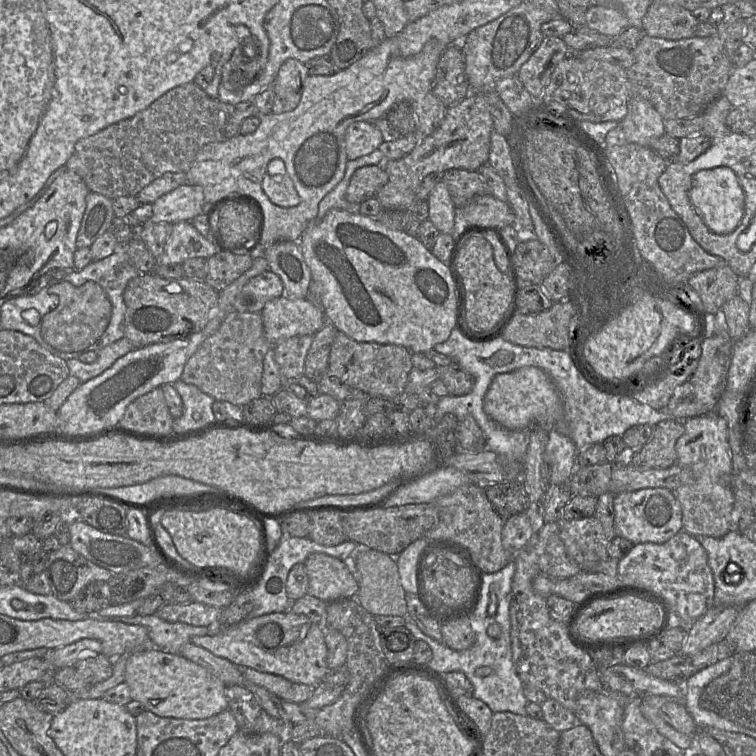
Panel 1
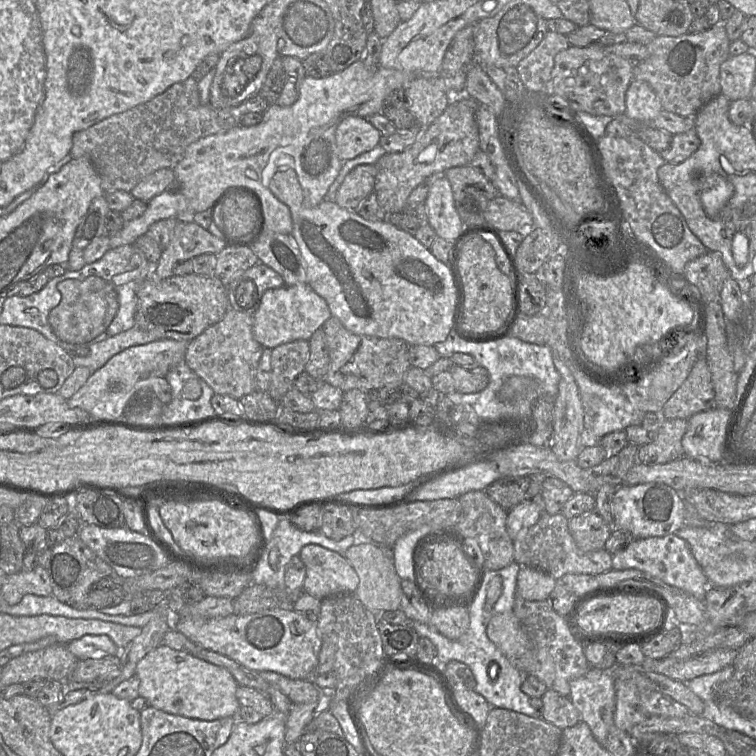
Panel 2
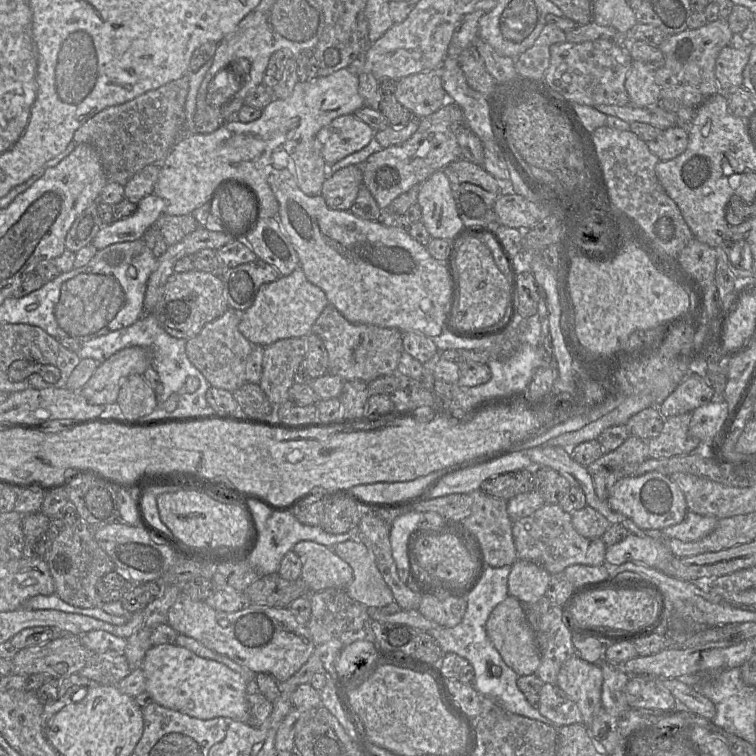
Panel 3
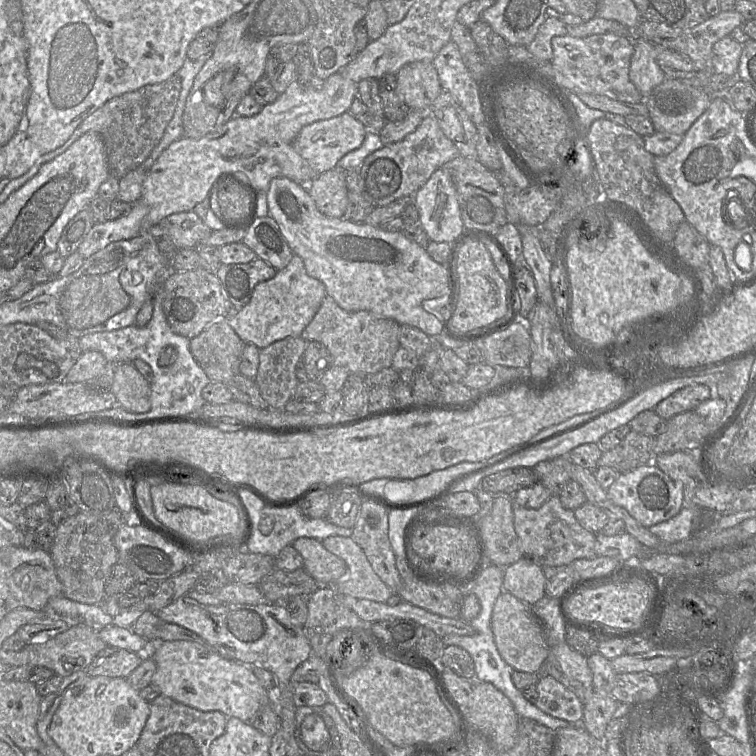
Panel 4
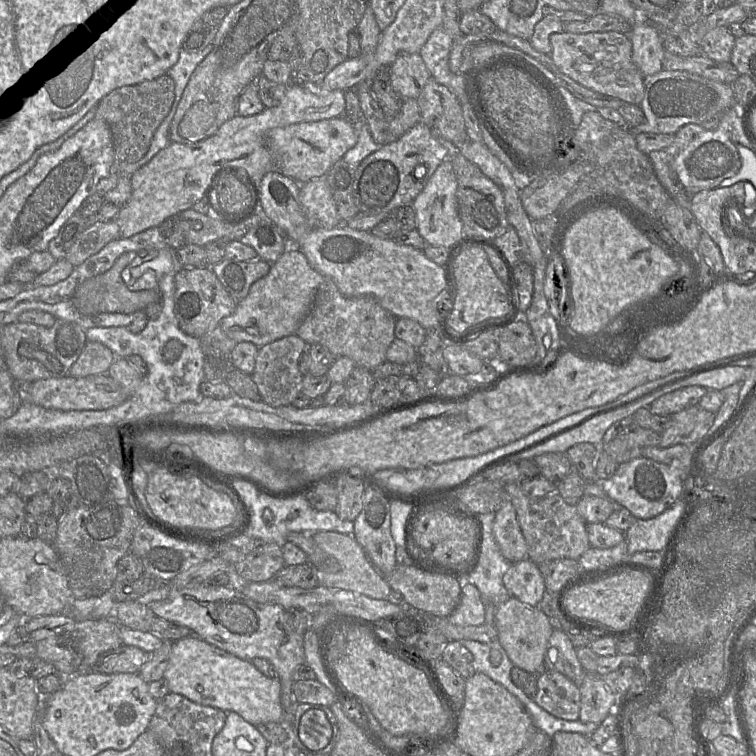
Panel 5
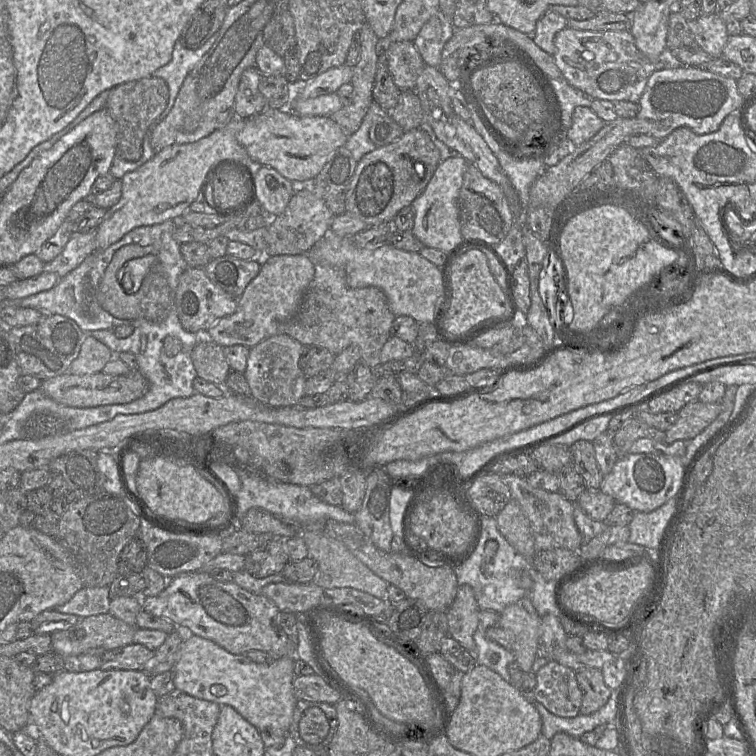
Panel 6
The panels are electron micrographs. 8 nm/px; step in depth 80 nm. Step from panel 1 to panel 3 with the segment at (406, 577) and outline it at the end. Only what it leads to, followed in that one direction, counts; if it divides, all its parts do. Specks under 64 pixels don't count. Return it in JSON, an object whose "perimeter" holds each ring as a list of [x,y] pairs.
{"perimeter":[[[407,511],[399,515],[390,525],[390,543],[392,556],[396,563],[397,569],[408,570],[410,575],[410,567],[407,549],[410,540],[415,534],[429,528],[421,528],[424,522],[423,513],[417,511]]]}

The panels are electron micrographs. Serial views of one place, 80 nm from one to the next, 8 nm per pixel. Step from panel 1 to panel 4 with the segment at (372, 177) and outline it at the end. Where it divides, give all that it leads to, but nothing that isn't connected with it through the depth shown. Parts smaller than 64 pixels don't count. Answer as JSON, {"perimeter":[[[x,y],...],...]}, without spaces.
{"perimeter":[[[334,168],[319,174],[306,187],[318,210],[332,218],[343,218],[347,204],[346,171]]]}

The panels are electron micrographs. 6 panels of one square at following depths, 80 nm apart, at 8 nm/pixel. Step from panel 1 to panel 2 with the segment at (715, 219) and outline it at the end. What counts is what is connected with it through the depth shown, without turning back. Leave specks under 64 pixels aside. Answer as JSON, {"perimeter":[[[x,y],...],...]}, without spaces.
{"perimeter":[[[719,174],[706,177],[700,194],[705,213],[709,217],[718,217],[734,193],[733,185]]]}

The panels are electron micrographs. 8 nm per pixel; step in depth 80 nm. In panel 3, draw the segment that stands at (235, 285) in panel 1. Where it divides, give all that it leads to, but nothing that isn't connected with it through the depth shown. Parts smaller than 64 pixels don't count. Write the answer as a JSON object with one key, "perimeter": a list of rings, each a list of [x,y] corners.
{"perimeter":[[[139,346],[125,348],[99,364],[80,392],[90,404],[114,405],[123,381],[133,374],[143,375],[150,366],[148,350]]]}

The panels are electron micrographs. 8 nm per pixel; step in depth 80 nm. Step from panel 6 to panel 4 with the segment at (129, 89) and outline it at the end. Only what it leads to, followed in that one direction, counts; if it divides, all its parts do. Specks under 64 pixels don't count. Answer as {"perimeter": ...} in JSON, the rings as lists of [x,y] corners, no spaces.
{"perimeter":[[[175,74],[161,83],[145,85],[113,97],[84,119],[79,131],[81,134],[95,131],[101,135],[107,152],[110,175],[121,179],[146,160],[162,139],[174,115],[181,88],[182,80]]]}

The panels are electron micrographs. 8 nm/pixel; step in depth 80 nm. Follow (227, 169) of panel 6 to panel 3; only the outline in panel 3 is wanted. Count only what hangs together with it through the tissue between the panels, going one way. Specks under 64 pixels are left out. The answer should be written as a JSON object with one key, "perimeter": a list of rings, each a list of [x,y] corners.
{"perimeter":[[[226,184],[211,198],[211,213],[235,233],[247,232],[258,220],[258,204],[254,194],[236,184]]]}

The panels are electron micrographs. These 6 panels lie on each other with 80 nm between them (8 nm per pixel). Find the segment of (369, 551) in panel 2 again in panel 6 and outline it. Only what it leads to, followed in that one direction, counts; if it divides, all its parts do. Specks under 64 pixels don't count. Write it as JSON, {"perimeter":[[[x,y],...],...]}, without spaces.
{"perimeter":[[[302,531],[301,536],[308,549],[308,557],[318,563],[318,575],[315,583],[323,588],[354,588],[366,592],[376,598],[386,599],[388,583],[373,573],[341,542],[322,533]]]}

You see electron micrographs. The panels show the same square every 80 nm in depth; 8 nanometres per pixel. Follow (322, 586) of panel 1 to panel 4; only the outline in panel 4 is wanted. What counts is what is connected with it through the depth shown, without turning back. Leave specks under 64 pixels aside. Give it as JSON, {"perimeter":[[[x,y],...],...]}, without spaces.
{"perimeter":[[[301,537],[292,545],[304,560],[303,568],[319,585],[333,585],[348,571],[345,561],[329,552],[322,541]]]}

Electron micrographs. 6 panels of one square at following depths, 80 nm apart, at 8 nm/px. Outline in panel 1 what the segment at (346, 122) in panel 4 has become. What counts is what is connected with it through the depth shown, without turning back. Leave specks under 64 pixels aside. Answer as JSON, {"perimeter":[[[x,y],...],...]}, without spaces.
{"perimeter":[[[374,122],[351,123],[345,133],[345,149],[348,160],[368,155],[379,148],[384,141],[381,131]]]}

